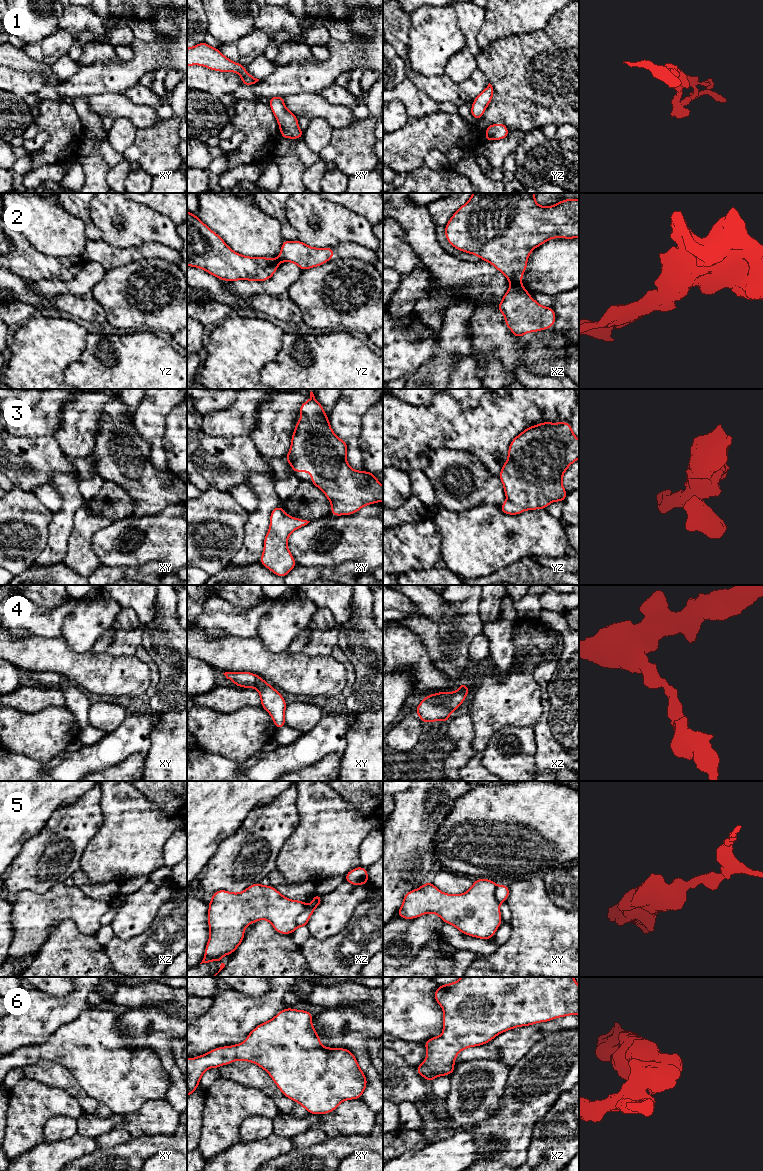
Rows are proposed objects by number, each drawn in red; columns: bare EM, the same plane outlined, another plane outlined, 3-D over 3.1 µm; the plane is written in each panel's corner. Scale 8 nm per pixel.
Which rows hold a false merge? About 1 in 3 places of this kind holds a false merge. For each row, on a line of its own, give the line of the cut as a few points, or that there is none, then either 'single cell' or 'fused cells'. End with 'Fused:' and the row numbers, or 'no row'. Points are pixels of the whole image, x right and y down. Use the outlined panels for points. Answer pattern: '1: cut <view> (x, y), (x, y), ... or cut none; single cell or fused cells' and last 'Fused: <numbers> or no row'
1: cut none; single cell
2: cut xz (520, 283), (511, 285); fused cells
3: cut none; single cell
4: cut none; single cell
5: cut xy (496, 885), (495, 898), (499, 903); fused cells
6: cut none; single cell
Fused: 2, 5

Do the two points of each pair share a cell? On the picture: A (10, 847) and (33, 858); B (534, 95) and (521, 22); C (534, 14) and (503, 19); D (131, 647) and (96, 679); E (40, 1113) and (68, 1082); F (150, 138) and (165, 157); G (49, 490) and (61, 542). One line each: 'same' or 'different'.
A: different
B: different
C: same
D: different
E: different
F: same
G: different

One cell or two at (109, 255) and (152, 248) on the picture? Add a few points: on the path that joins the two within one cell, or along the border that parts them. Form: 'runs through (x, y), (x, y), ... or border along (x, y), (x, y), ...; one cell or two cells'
runs through (120, 255), (141, 252); one cell

